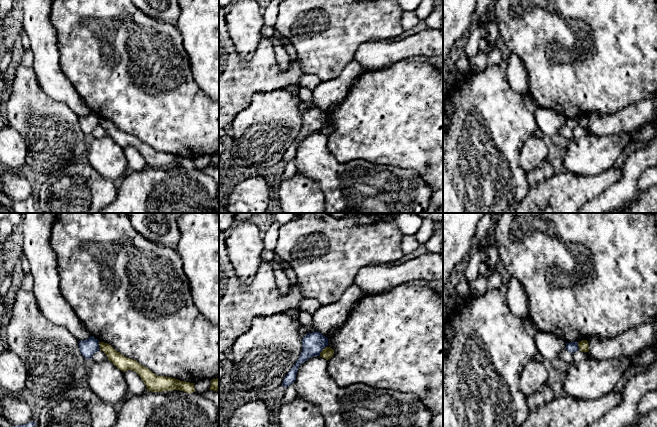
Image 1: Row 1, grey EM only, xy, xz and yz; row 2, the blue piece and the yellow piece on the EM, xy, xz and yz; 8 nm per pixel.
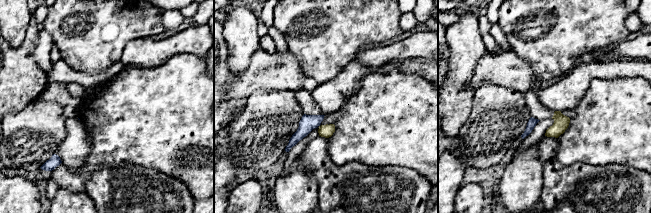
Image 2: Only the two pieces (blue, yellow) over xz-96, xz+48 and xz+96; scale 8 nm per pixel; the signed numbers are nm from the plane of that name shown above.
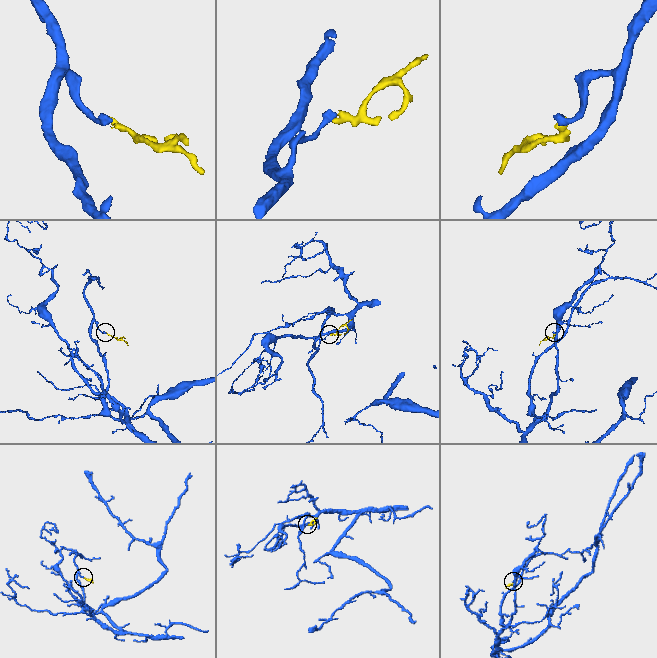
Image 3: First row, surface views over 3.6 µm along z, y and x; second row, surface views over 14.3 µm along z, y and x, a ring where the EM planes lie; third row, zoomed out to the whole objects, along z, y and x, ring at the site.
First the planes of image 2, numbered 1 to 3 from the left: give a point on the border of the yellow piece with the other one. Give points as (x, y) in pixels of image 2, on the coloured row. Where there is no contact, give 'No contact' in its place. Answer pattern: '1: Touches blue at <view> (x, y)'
1: No contact
2: No contact
3: No contact

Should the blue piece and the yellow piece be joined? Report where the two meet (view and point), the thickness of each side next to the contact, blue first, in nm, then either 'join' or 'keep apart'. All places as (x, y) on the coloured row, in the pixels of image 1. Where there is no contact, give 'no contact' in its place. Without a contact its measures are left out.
xz (321, 351) | 180/90 nm | keep apart

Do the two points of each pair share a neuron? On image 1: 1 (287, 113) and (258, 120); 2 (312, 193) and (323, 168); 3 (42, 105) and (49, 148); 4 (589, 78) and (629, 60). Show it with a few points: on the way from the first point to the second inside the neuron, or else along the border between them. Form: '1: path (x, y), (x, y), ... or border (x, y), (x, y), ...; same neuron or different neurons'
1: path (280, 113), (272, 120), (265, 120); same neuron
2: border (297, 171), (318, 183), (325, 202); different neurons
3: path (42, 116), (42, 121), (49, 128), (49, 137); same neuron
4: path (599, 68), (607, 60), (619, 60); same neuron

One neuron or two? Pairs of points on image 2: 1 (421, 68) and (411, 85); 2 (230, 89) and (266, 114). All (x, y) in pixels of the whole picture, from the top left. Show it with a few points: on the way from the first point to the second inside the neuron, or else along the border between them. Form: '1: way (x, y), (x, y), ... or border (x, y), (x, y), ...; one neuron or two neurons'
1: border (395, 67), (403, 71), (418, 72), (427, 80); two neurons
2: border (268, 89), (255, 90), (248, 97), (242, 108); two neurons

